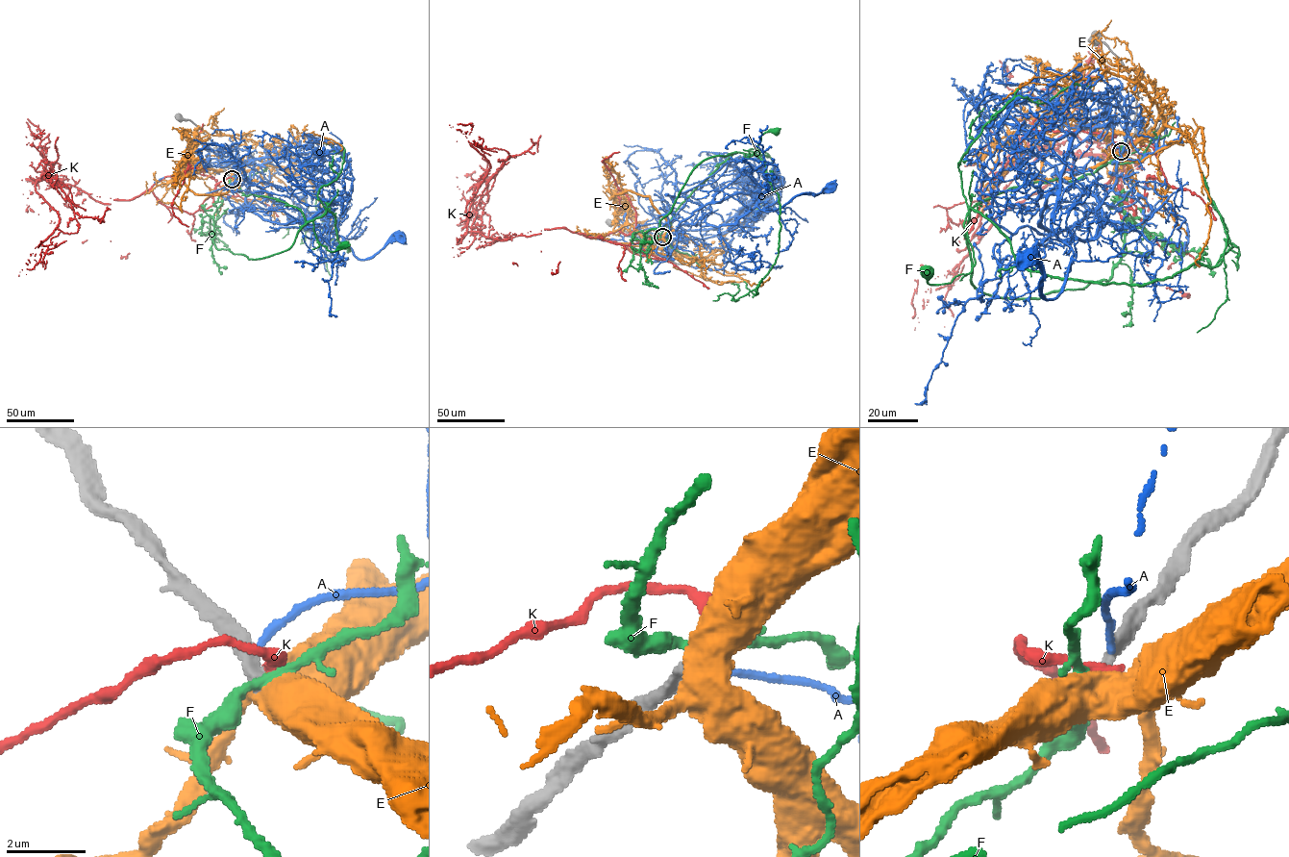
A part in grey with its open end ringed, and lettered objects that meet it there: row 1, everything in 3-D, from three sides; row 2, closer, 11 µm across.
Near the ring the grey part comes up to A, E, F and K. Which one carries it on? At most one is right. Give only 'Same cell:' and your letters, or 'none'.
Same cell: none

